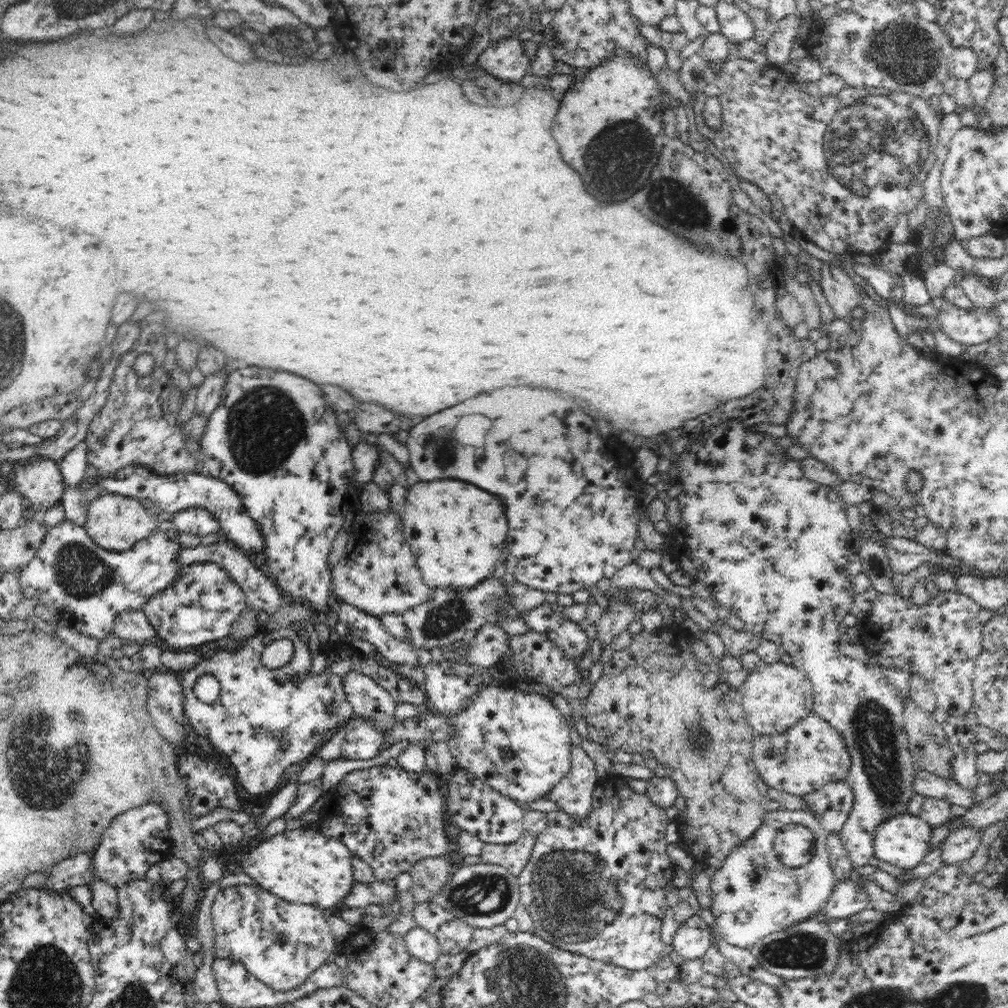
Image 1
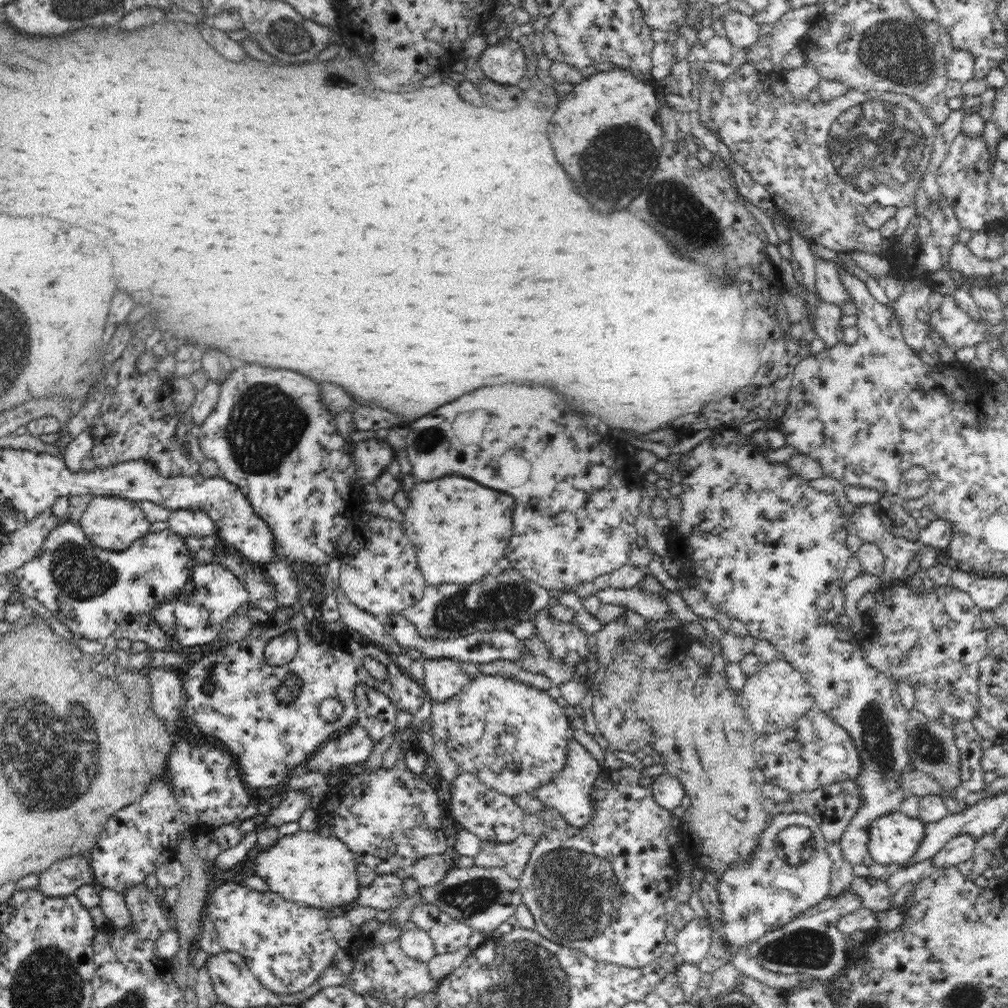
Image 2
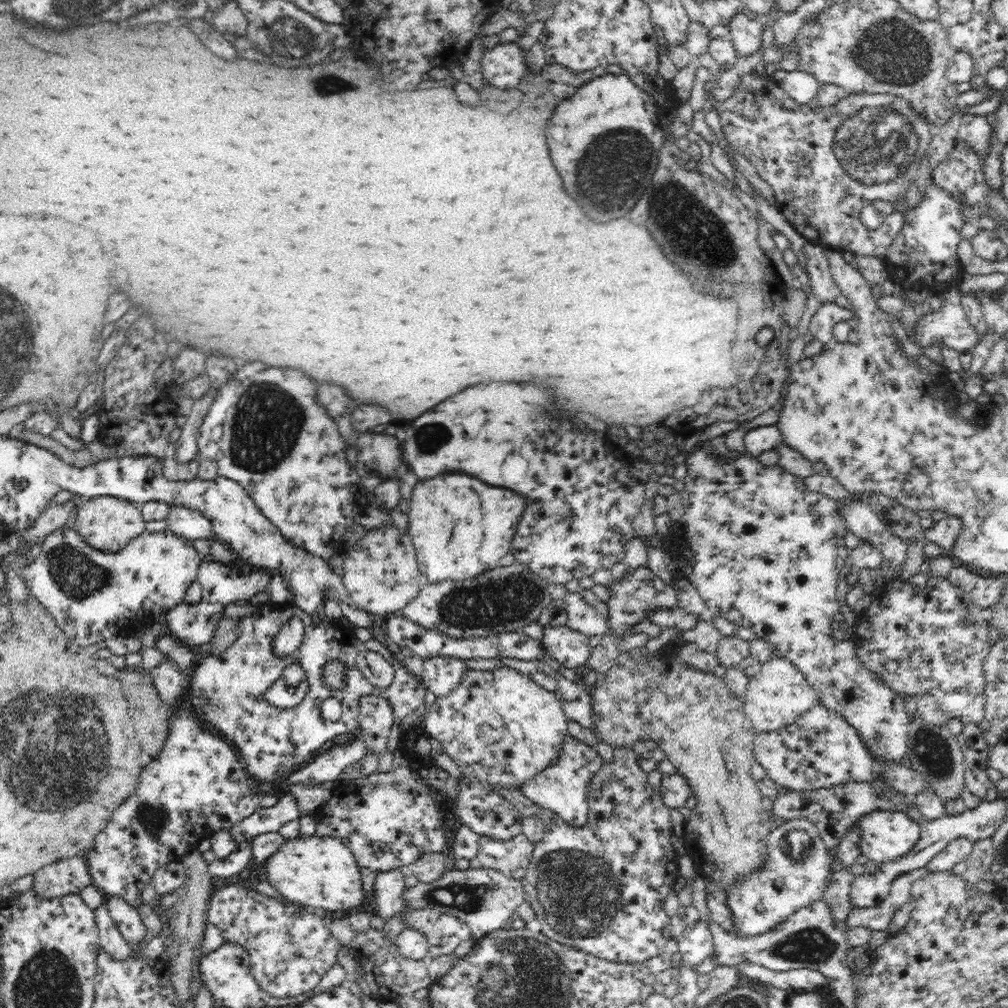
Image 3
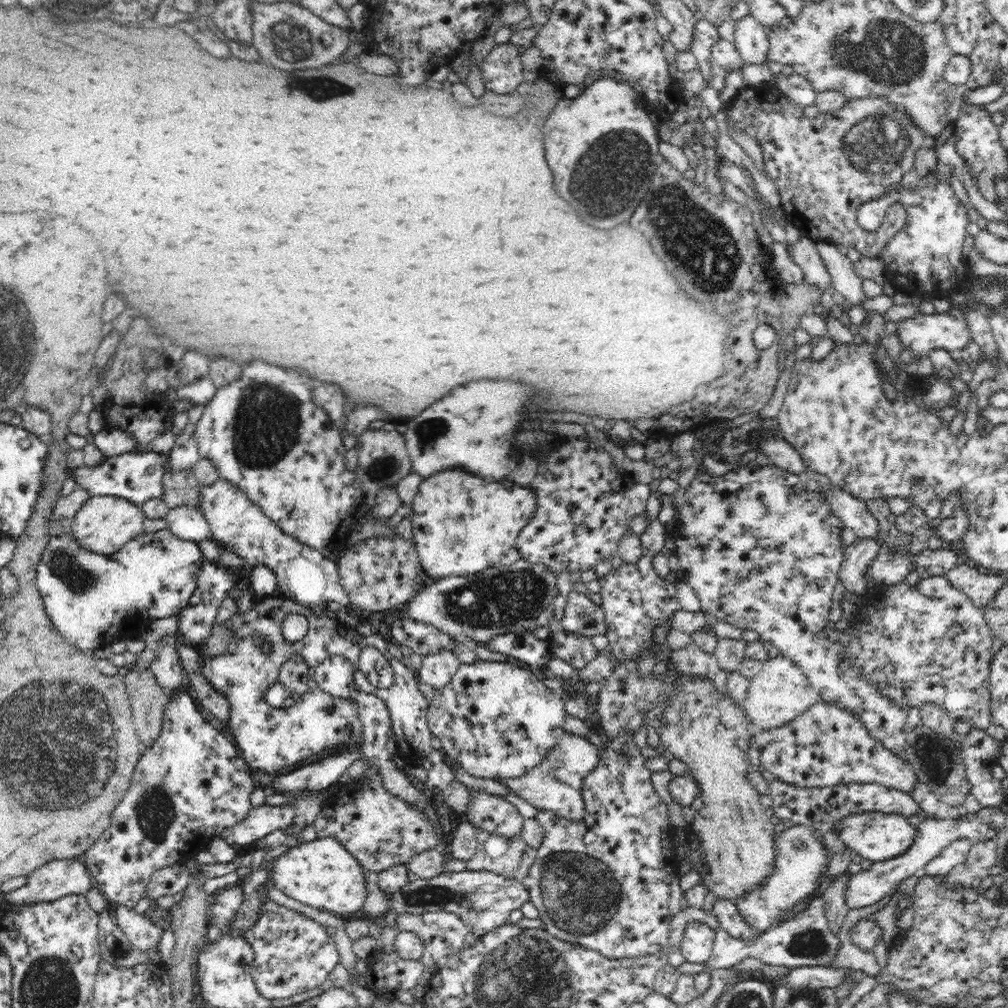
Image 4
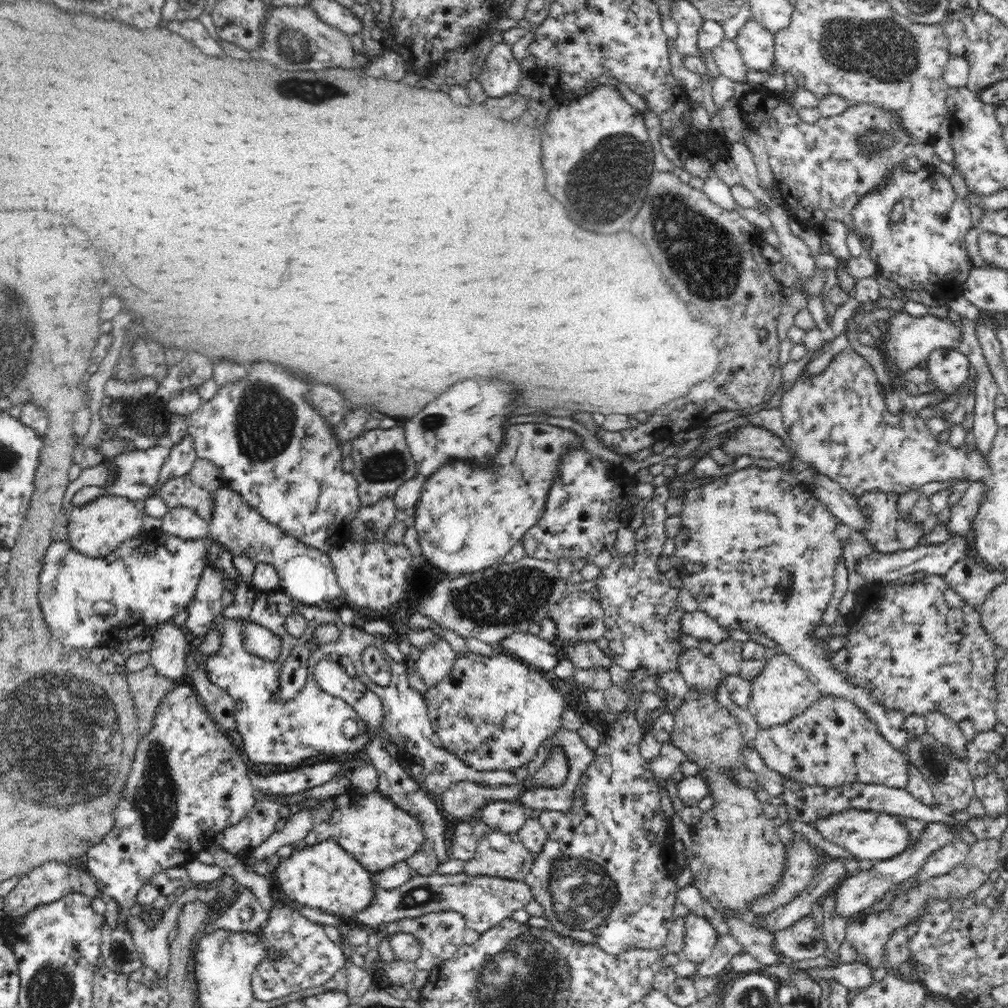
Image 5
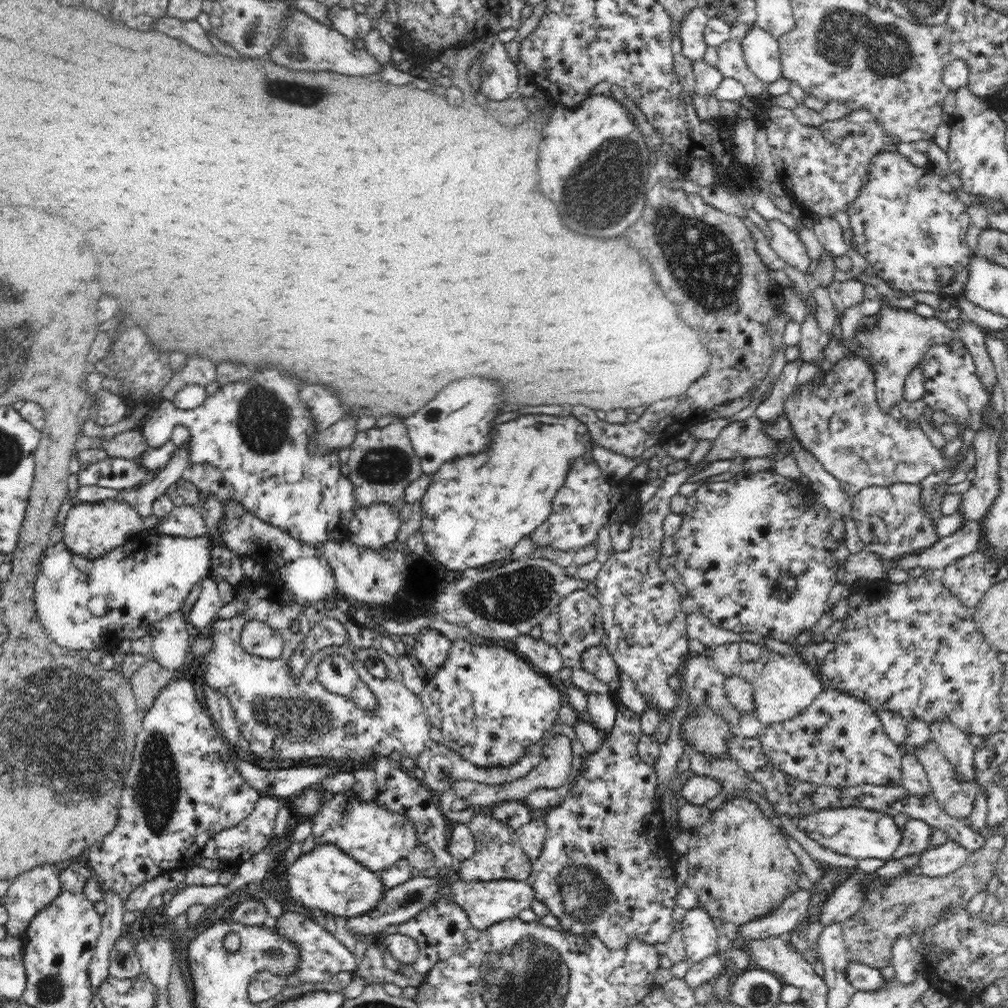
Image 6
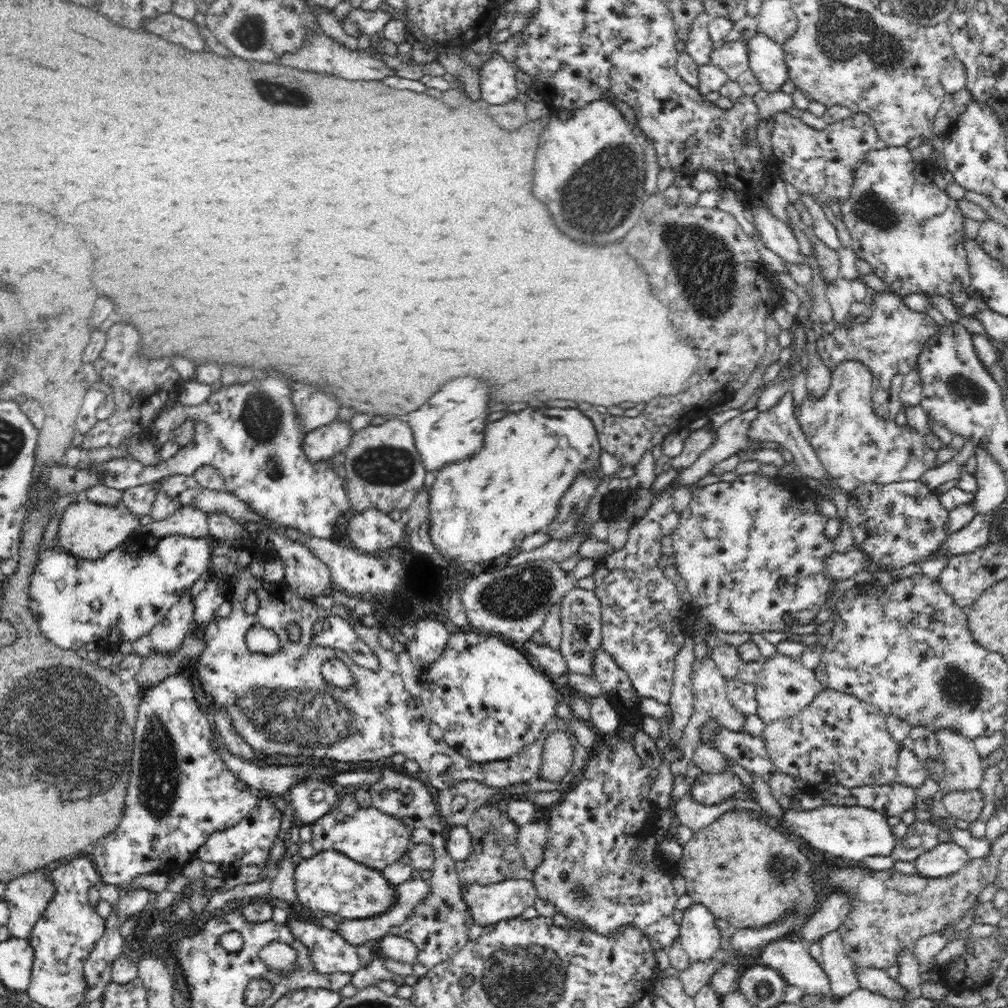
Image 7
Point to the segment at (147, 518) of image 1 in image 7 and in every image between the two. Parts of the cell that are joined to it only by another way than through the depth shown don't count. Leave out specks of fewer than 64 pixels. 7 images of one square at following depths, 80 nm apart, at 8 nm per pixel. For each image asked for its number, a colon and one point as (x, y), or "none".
2: (113, 523)
3: (109, 524)
4: (104, 525)
5: (98, 528)
6: (92, 530)
7: (88, 530)

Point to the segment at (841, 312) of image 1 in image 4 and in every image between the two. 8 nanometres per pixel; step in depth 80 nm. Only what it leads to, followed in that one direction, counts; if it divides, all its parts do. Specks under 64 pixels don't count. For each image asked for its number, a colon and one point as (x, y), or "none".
2: (830, 288)
3: (823, 285)
4: (804, 253)

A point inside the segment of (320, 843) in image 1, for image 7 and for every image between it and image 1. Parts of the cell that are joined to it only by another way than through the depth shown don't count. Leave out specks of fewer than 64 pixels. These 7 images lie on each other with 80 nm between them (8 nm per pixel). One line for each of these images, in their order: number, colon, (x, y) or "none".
2: (305, 867)
3: (320, 872)
4: (321, 873)
5: (324, 876)
6: (326, 879)
7: (330, 882)

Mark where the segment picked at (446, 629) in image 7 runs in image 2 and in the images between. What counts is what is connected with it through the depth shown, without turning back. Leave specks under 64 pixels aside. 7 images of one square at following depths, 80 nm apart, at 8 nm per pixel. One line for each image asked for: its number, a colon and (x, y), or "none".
2: (444, 679)
3: (441, 674)
4: (438, 670)
5: (434, 663)
6: (432, 649)

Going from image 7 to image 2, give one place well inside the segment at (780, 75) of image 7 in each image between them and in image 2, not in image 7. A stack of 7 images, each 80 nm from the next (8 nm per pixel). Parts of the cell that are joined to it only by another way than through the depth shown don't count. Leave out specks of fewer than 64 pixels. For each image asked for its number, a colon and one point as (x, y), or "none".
2: (741, 30)
3: (745, 32)
4: (751, 39)
5: (756, 44)
6: (760, 49)

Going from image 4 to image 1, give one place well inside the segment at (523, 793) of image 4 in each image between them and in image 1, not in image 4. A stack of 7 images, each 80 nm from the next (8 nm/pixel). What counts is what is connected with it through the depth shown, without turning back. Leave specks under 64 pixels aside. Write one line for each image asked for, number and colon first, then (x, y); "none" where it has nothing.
1: (574, 794)
2: (569, 793)
3: (562, 787)

